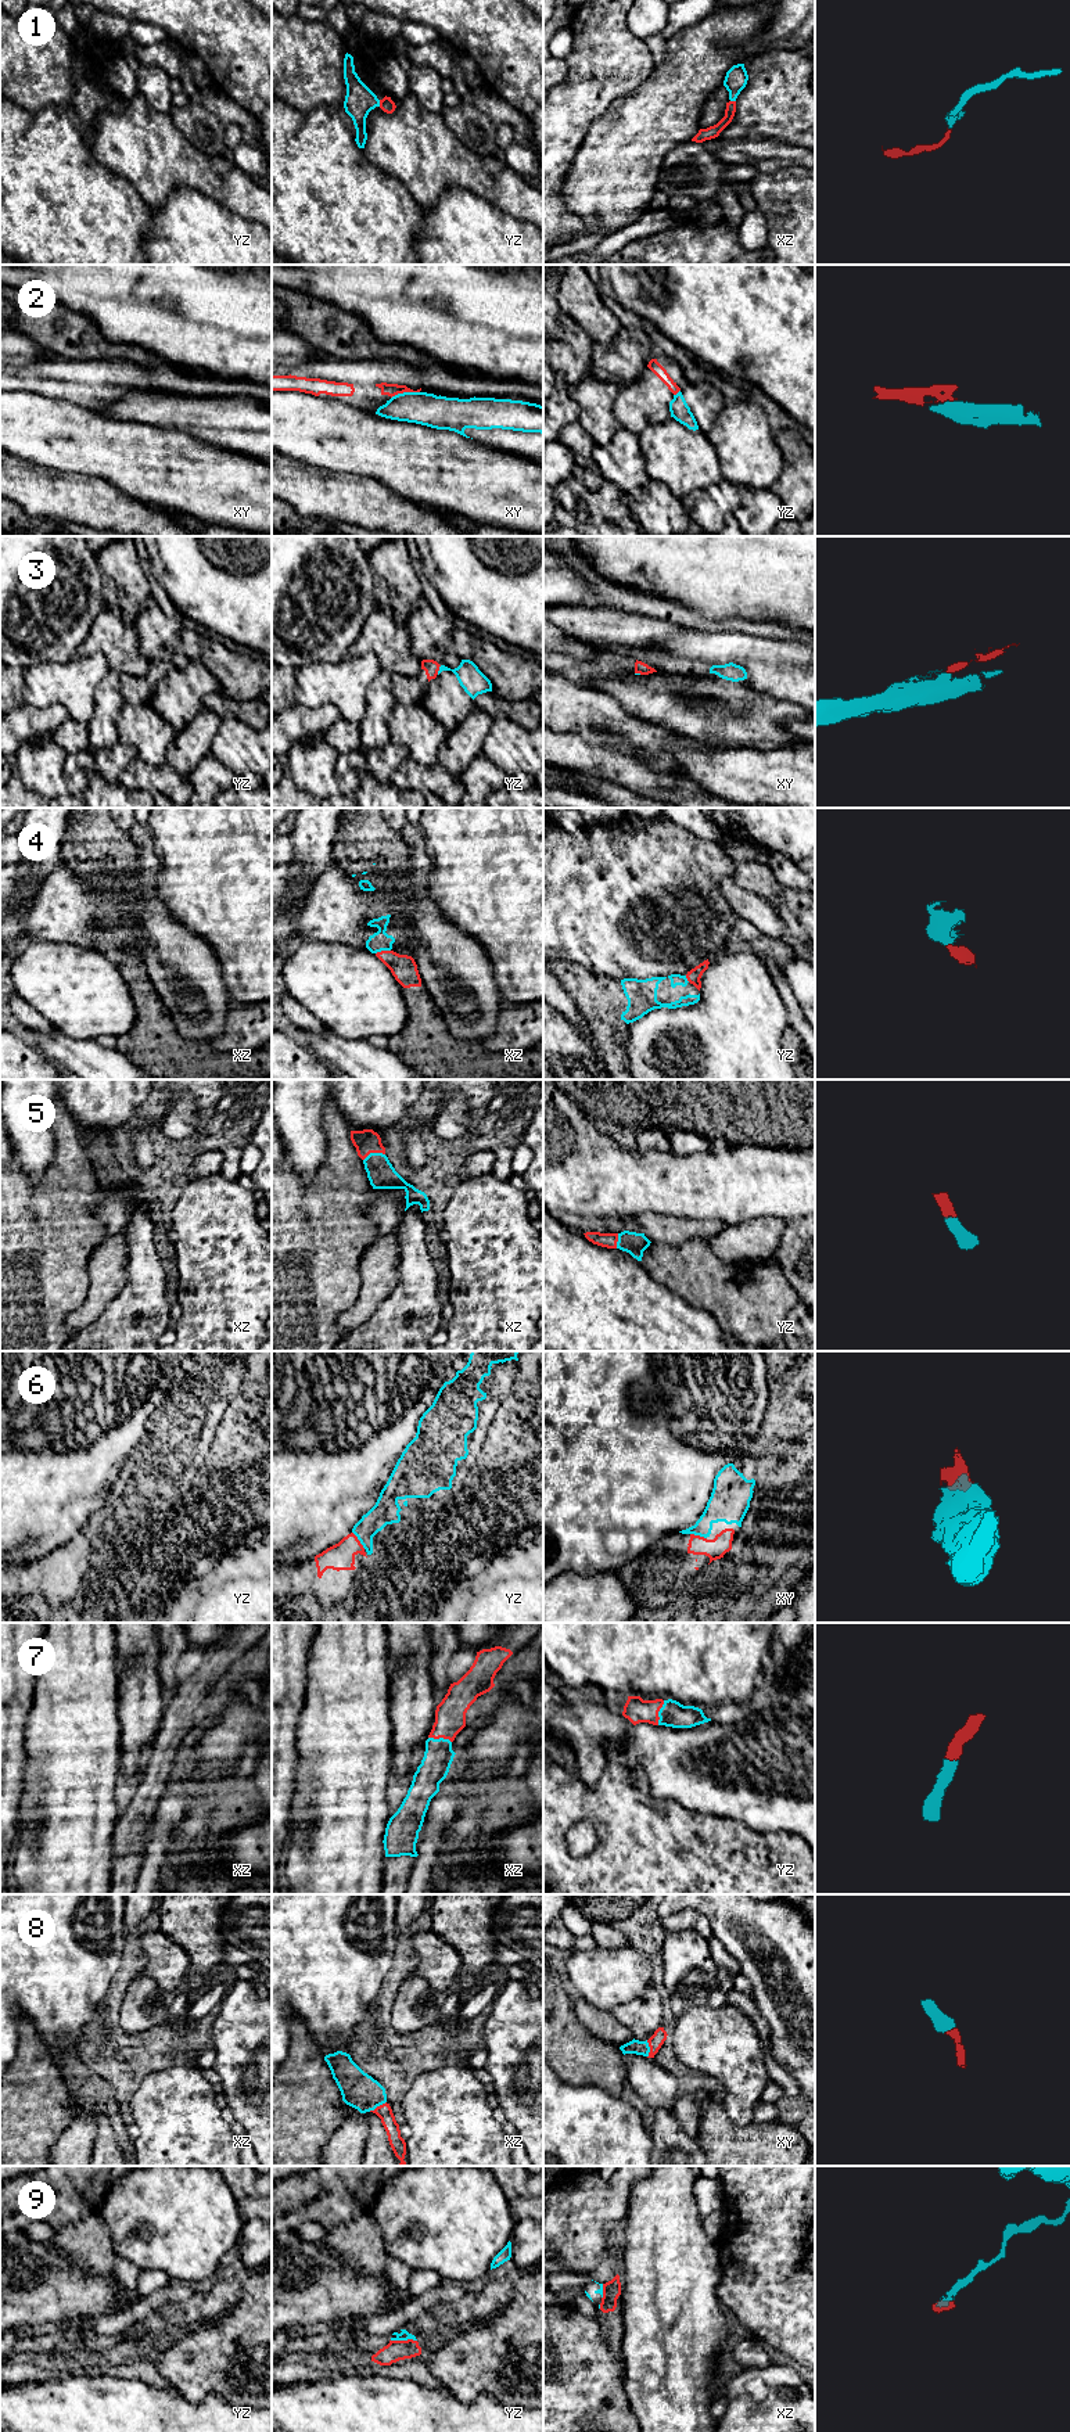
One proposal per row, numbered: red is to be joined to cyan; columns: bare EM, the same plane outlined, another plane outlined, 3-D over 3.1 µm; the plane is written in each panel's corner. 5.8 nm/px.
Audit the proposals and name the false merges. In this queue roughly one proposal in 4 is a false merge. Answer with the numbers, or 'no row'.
2, 3, 9

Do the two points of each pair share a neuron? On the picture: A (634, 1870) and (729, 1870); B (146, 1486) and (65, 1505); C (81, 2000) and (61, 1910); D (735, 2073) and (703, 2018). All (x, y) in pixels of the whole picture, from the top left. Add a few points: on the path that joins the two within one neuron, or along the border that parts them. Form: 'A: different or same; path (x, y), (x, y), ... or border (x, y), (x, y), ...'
A: same; path (657, 1870), (706, 1870)
B: different; border (122, 1466), (106, 1501), (86, 1520)
C: same; path (61, 1978), (61, 1932)
D: same; path (735, 2059), (708, 2032)

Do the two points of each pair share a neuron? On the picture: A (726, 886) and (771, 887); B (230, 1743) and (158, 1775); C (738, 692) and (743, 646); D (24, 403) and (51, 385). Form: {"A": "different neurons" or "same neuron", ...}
{"A": "different neurons", "B": "different neurons", "C": "different neurons", "D": "different neurons"}

